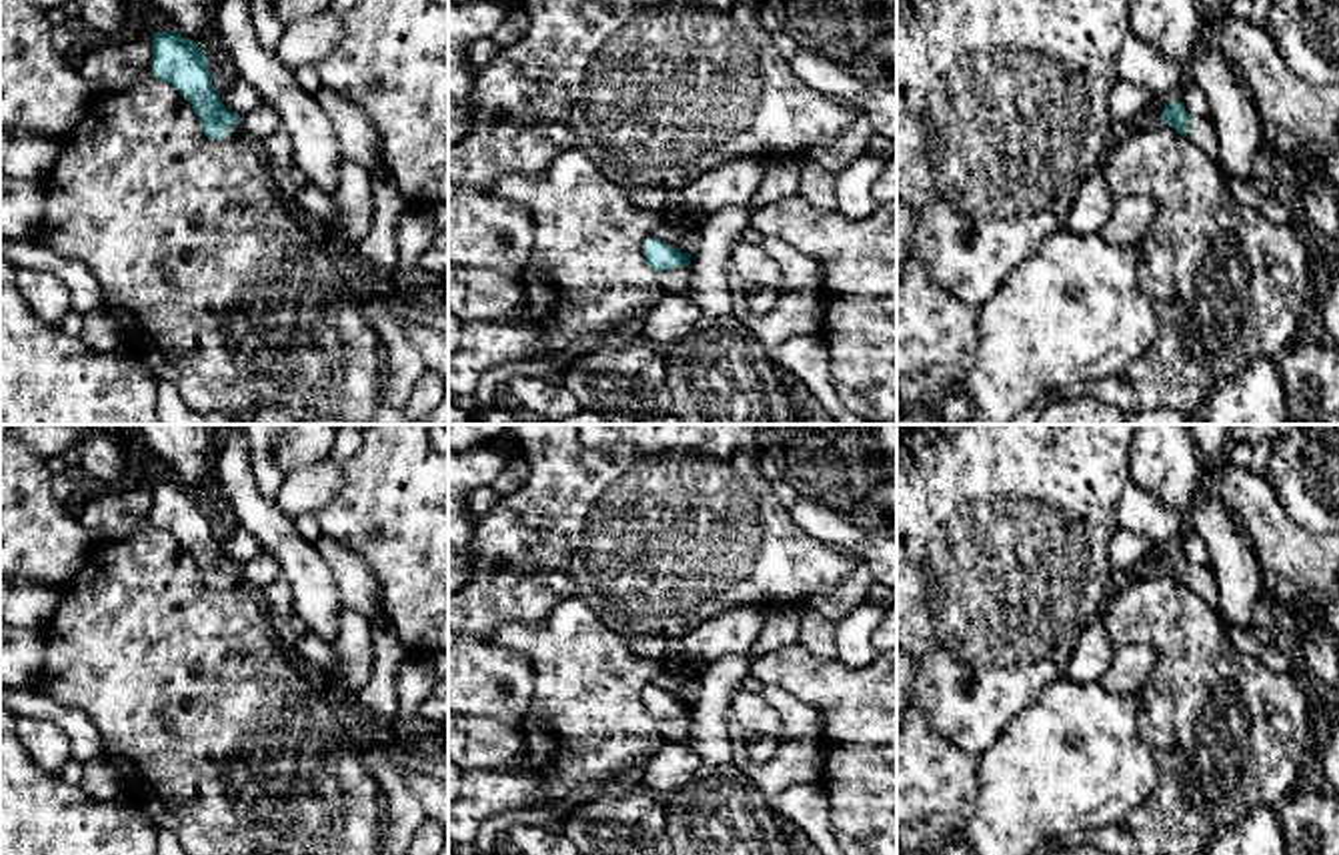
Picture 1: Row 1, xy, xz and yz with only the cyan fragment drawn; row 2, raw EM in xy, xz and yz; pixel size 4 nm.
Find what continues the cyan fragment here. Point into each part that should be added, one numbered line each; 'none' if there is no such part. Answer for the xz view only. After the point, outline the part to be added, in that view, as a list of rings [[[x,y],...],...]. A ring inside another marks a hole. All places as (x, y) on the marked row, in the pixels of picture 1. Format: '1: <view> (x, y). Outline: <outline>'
1: xz (679, 279). Outline: [[[677,266],[673,270],[658,272],[658,282],[664,292],[689,292],[691,286],[691,266]]]

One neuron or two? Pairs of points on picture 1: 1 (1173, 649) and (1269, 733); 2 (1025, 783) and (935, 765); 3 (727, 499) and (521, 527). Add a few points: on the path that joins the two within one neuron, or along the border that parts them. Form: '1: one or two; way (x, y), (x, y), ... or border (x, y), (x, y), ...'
1: one; way (1197, 671), (1239, 713), (1247, 713)
2: two; border (977, 757), (977, 799), (965, 819)
3: one; way (675, 495), (573, 495)

